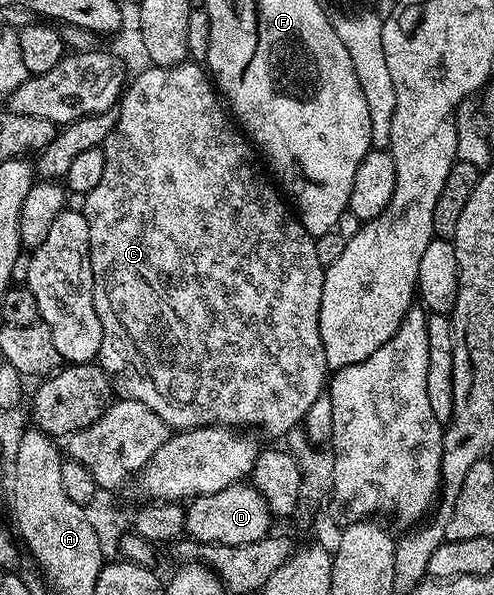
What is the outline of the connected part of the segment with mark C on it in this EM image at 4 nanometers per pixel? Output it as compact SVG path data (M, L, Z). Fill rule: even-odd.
M189 60L182 62L178 66L151 65L149 69L144 71L143 74L136 75L135 78L133 75L132 81L122 92L122 97L116 107L118 111L116 128L112 128L112 132L106 137L105 143L102 146L102 151L104 152L104 177L100 180L100 184L96 184L96 188L92 188L92 192L85 194L86 203L83 204L80 211L90 225L90 263L92 264L92 272L94 273L94 303L96 304L96 312L100 316L100 324L102 325L102 343L100 344L100 352L96 359L97 365L101 366L102 371L110 378L113 393L119 399L127 398L128 400L136 400L140 404L150 405L152 412L156 412L156 416L160 416L160 420L164 420L167 426L173 428L175 431L195 430L201 426L228 426L231 428L254 428L250 426L259 426L264 433L281 439L289 430L295 429L301 423L298 421L301 420L302 414L308 413L317 404L318 393L321 390L323 393L324 387L328 382L326 353L324 352L324 344L320 336L320 328L318 327L324 268L316 256L316 239L303 228L297 213L291 207L290 210L286 207L287 199L280 193L279 187L275 183L274 187L262 175L262 170L258 167L257 160L254 159L254 154L256 155L255 147L248 141L245 133L228 117L227 111L224 109L223 103L216 93L216 86L208 77L207 71L199 63ZM132 334L136 338L140 338L140 340L144 338L148 342L148 358L144 362L142 360L136 360L136 356L130 358L130 338L132 338ZM152 340L156 340L156 352L150 352Z

